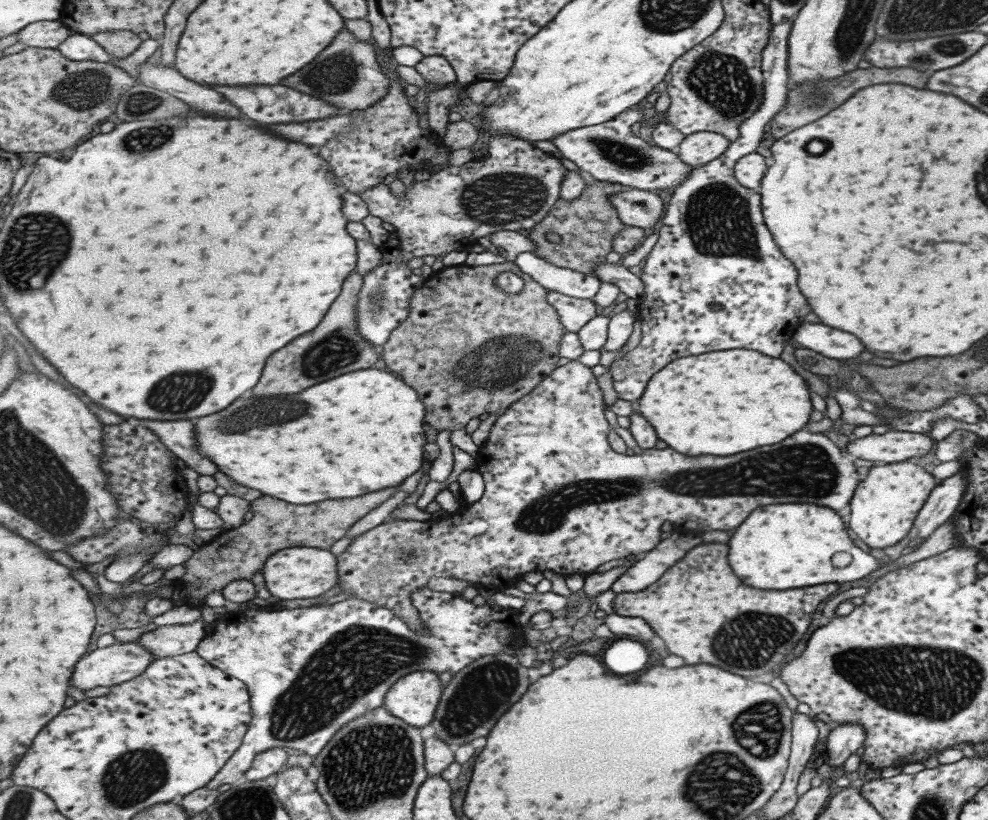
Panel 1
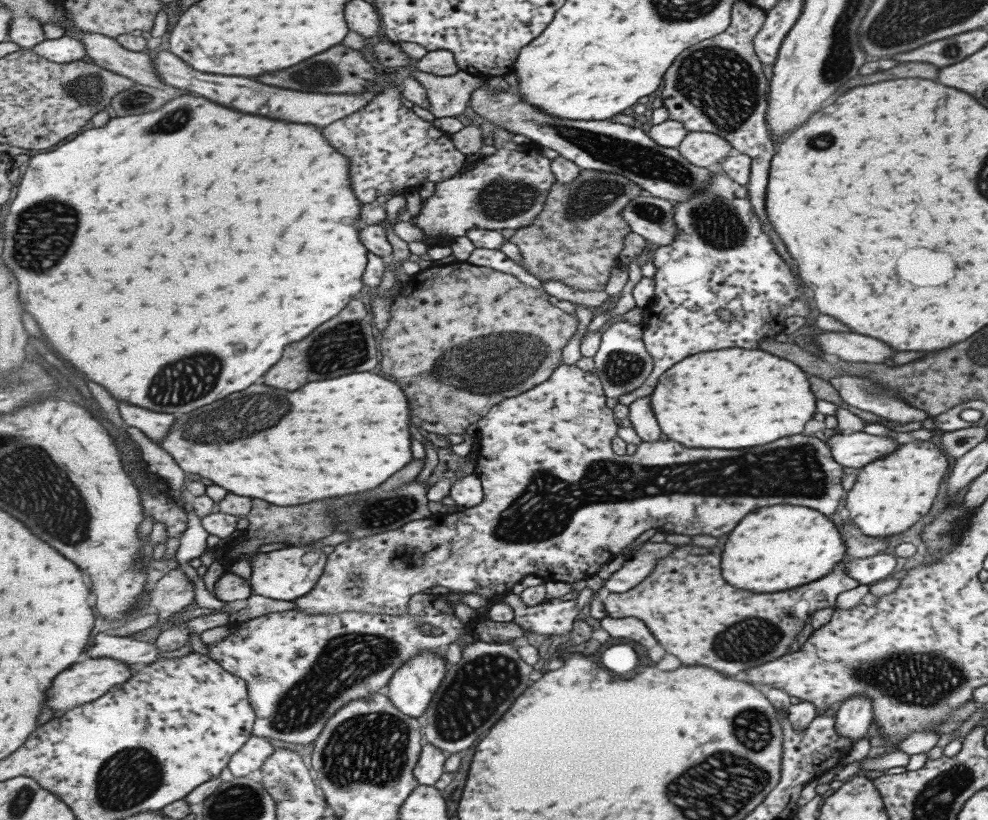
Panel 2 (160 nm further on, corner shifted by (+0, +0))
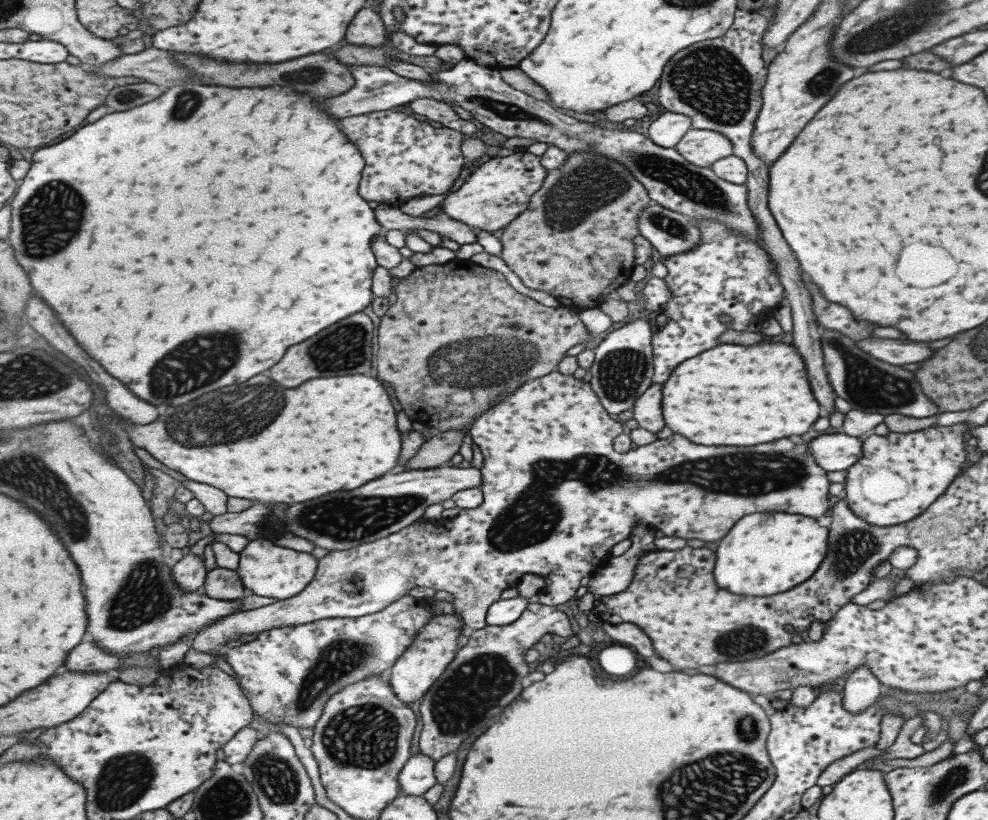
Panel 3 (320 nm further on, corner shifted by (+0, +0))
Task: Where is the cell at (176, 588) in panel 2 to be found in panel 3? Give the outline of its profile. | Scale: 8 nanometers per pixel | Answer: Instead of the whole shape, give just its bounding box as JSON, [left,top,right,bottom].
[173,553,208,591]

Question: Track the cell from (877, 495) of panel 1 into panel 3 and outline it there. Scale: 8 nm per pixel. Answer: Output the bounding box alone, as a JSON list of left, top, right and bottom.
[843,423,970,527]

